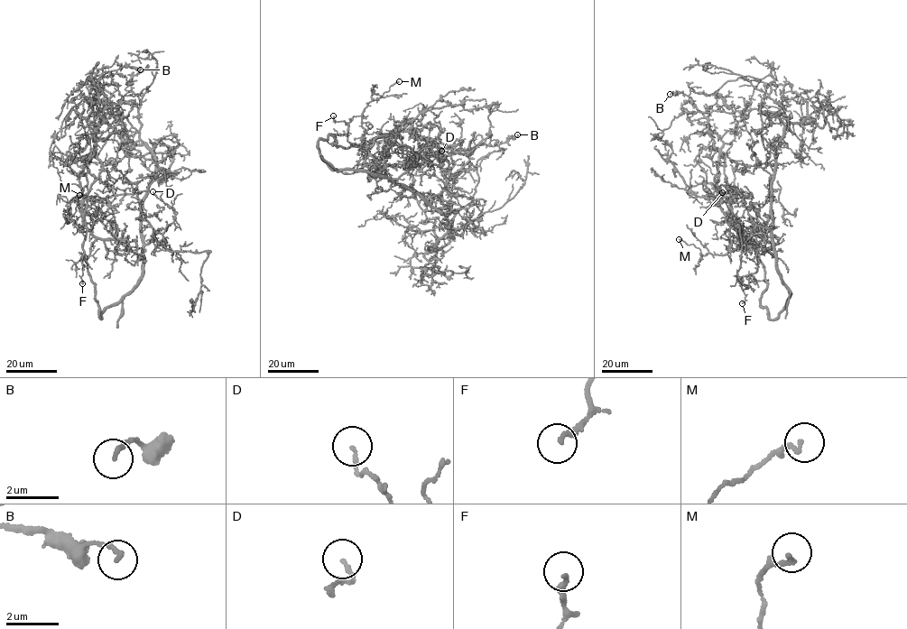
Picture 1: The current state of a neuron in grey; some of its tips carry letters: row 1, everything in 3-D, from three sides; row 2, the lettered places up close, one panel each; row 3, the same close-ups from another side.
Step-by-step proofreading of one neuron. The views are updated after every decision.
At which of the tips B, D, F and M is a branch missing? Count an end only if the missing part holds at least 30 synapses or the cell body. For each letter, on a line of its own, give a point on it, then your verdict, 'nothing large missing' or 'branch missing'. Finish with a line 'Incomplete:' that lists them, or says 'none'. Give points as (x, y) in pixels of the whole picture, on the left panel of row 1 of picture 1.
B: (140, 69) | nothing large missing
D: (152, 191) | nothing large missing
F: (82, 283) | nothing large missing
M: (79, 195) | nothing large missing
Incomplete: none

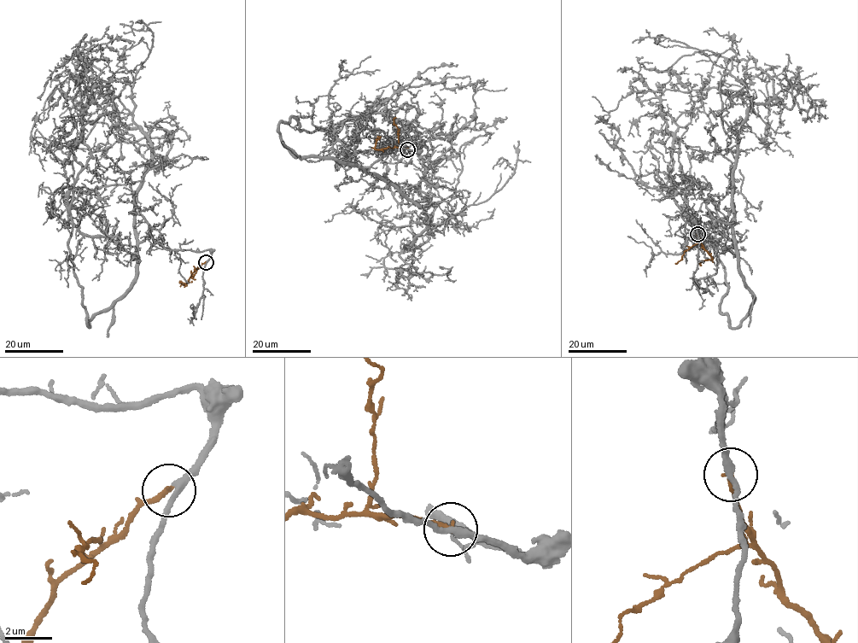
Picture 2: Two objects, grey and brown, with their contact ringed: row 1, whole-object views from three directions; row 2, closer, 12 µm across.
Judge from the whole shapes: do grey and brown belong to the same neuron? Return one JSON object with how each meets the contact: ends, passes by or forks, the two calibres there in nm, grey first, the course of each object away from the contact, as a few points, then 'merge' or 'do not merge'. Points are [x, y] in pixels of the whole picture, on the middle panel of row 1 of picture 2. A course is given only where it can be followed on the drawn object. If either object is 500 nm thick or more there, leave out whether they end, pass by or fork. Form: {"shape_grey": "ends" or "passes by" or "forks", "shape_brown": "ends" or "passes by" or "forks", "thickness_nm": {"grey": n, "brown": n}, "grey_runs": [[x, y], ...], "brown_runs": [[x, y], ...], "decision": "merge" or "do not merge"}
{"shape_grey": "passes by", "shape_brown": "ends", "thickness_nm": {"grey": 280, "brown": 240}, "grey_runs": [[407, 149], [387, 142], [364, 168], [424, 209], [420, 248], [441, 199], [412, 164], [383, 167]], "brown_runs": [[408, 149], [392, 148], [376, 149], [374, 148], [379, 137], [376, 137]], "decision": "merge"}

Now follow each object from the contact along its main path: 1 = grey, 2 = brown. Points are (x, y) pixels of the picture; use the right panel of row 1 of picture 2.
1: (697, 234), (732, 225), (739, 129), (773, 96), (752, 58), (713, 65), (701, 99), (717, 125)
2: (697, 234), (713, 258), (705, 260), (702, 265)

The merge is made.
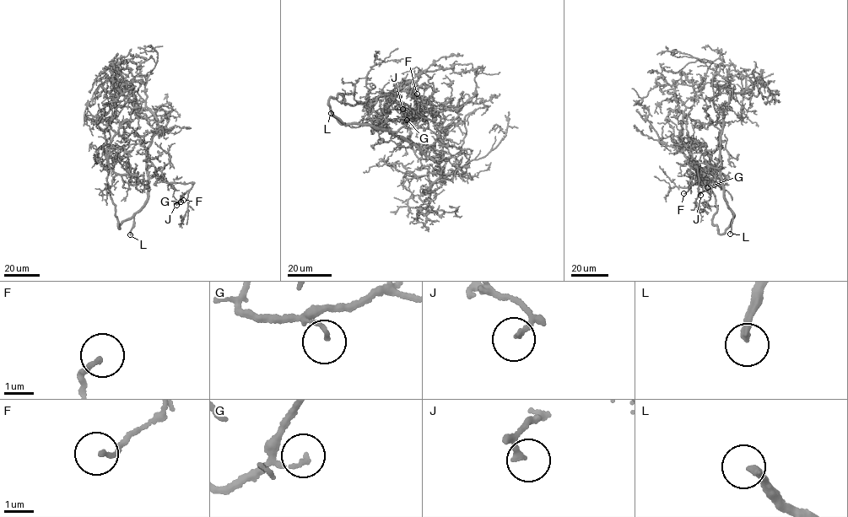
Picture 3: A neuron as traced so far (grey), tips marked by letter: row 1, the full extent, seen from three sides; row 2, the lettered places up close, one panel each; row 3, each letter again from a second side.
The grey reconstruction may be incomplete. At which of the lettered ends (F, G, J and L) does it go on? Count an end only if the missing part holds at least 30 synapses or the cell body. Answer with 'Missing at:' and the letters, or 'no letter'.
Missing at: L

